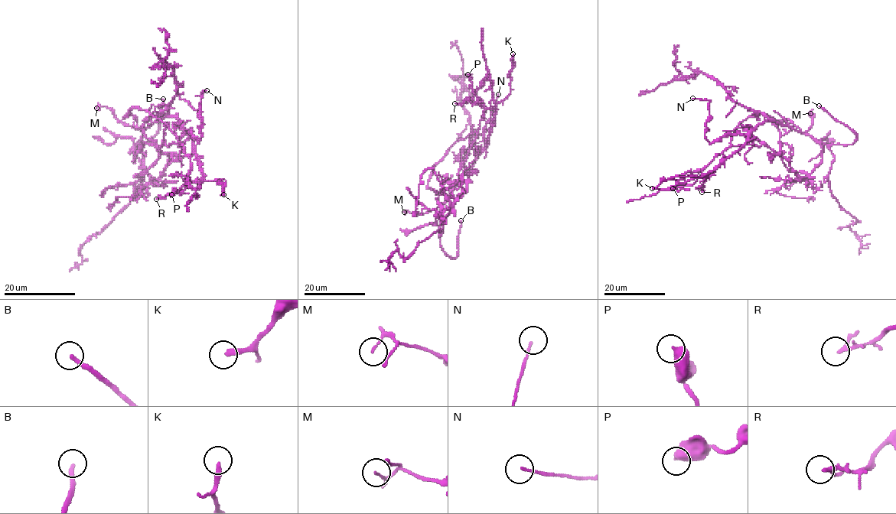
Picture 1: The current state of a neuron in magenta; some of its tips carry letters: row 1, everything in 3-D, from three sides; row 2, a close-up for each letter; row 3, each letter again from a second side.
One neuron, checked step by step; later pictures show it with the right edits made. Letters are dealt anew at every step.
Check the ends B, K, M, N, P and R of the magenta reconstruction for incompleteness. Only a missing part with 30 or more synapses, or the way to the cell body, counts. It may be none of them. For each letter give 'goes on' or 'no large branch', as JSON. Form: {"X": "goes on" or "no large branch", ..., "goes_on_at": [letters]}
{"B": "goes on", "K": "no large branch", "M": "no large branch", "N": "no large branch", "P": "no large branch", "R": "no large branch", "goes_on_at": ["B"]}

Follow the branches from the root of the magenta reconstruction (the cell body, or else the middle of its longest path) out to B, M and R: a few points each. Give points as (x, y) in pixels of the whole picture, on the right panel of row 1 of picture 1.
B: (793, 129), (827, 144), (852, 144), (856, 135), (819, 105)
M: (793, 129), (799, 131), (808, 130), (812, 121), (811, 111), (810, 113)
R: (793, 129), (773, 121), (759, 124), (741, 147), (707, 174), (706, 180), (698, 188), (702, 192)

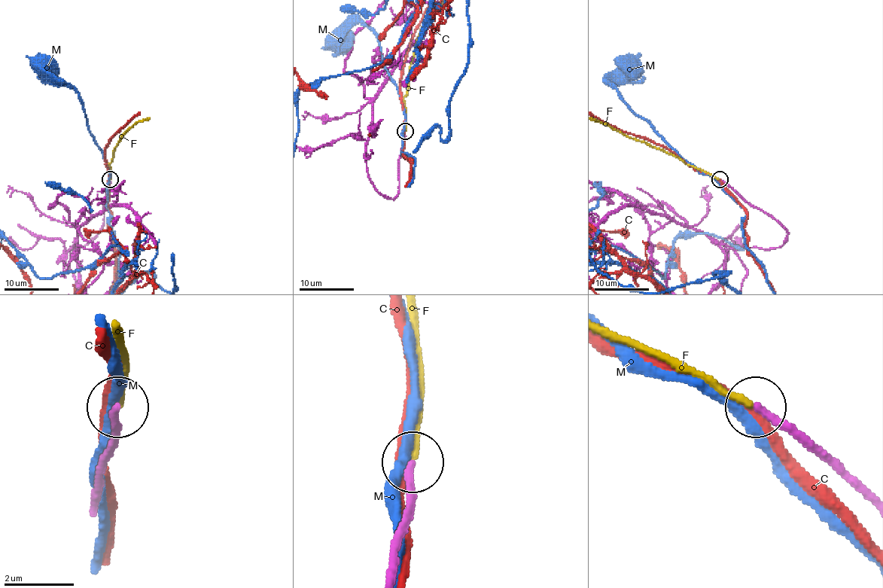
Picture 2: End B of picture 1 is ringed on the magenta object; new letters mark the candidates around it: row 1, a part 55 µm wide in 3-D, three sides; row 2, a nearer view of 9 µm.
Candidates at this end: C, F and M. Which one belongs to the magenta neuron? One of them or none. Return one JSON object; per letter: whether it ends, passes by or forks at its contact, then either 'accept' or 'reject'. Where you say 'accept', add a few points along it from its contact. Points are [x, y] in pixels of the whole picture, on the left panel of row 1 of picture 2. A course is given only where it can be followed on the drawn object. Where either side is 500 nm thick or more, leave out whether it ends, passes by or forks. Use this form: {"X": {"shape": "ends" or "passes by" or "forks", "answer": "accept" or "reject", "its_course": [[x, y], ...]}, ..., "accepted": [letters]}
{"C": {"shape": "passes by", "answer": "reject"}, "F": {"shape": "ends", "answer": "accept"}, "M": {"shape": "passes by", "answer": "reject"}, "accepted": ["F"]}

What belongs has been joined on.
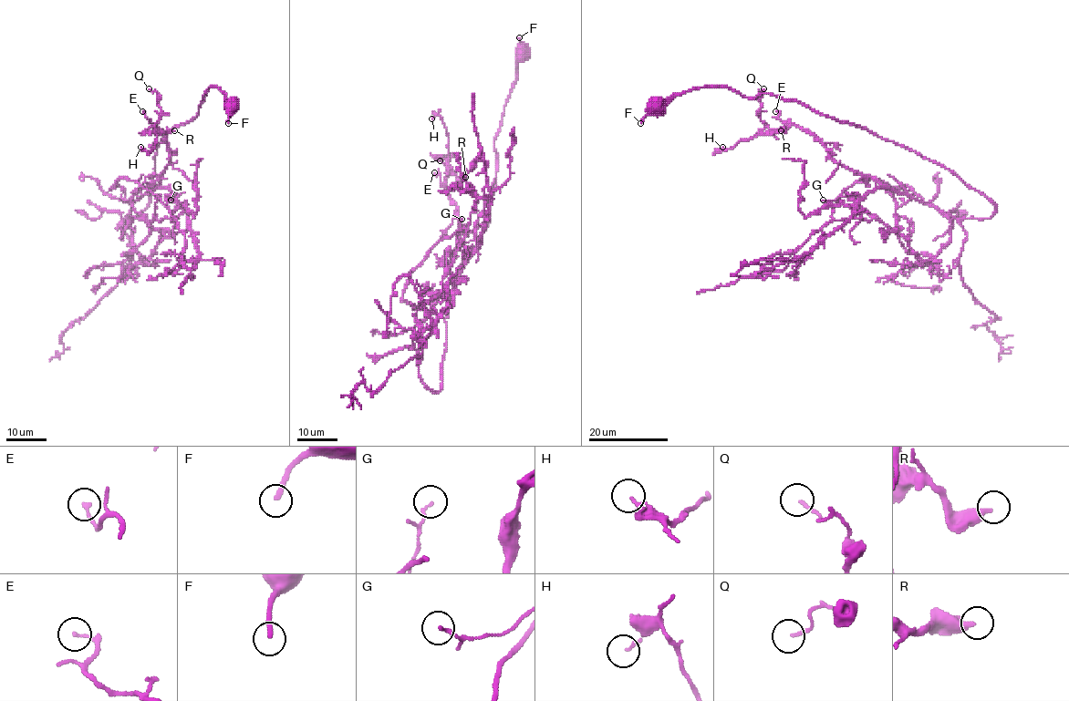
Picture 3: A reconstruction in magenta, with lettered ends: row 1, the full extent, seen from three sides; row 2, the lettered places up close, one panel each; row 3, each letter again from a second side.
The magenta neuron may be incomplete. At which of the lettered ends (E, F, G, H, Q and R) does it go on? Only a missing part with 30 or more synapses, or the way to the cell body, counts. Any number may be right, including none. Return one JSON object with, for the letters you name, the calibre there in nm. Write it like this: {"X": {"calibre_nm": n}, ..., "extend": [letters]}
{"extend": []}

